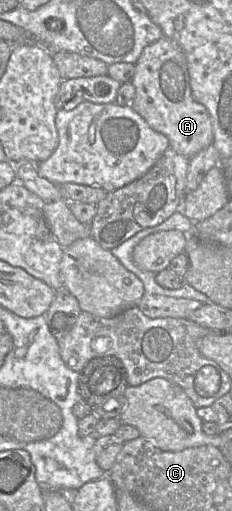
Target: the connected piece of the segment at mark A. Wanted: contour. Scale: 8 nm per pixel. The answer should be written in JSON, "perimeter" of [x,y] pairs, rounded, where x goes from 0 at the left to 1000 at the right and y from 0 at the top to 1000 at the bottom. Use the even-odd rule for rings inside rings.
{"perimeter":[[[698,70],[634,88],[578,131],[565,162],[582,190],[560,207],[659,254],[724,270],[728,288],[819,311],[918,280],[909,229],[828,188],[806,115],[759,80]]]}

